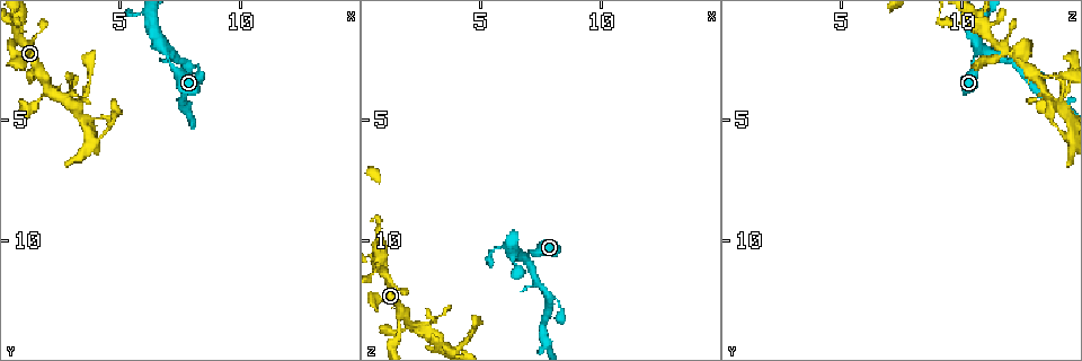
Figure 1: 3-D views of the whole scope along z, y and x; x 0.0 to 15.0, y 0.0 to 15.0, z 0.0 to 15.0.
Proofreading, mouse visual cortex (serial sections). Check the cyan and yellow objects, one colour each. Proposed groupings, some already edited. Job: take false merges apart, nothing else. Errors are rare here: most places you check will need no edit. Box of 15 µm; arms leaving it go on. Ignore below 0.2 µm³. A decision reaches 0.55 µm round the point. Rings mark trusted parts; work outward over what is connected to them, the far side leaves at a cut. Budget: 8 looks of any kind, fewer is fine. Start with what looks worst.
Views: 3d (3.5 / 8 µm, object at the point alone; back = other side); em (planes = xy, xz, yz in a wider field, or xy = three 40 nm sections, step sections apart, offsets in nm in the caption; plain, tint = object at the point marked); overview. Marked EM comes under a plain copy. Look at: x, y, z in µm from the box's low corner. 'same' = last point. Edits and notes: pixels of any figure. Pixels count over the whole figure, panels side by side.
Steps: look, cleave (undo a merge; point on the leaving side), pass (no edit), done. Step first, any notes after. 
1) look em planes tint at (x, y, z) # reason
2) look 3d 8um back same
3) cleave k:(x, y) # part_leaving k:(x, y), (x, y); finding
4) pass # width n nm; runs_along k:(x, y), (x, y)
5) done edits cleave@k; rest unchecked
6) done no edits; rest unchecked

look 3d 3.5um at (1.7, 3.3, 13.0)

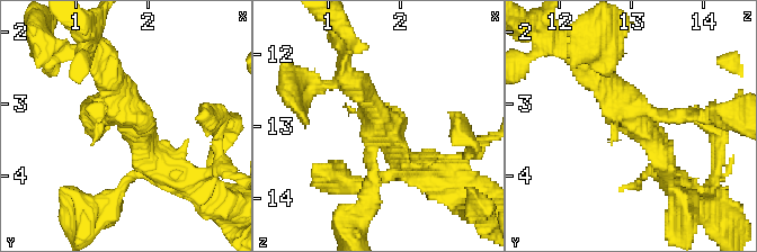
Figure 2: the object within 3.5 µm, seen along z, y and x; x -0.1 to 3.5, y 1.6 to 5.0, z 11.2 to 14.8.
look em xy step 3 tint at (1.80, 3.20, 13.05) # now the EM

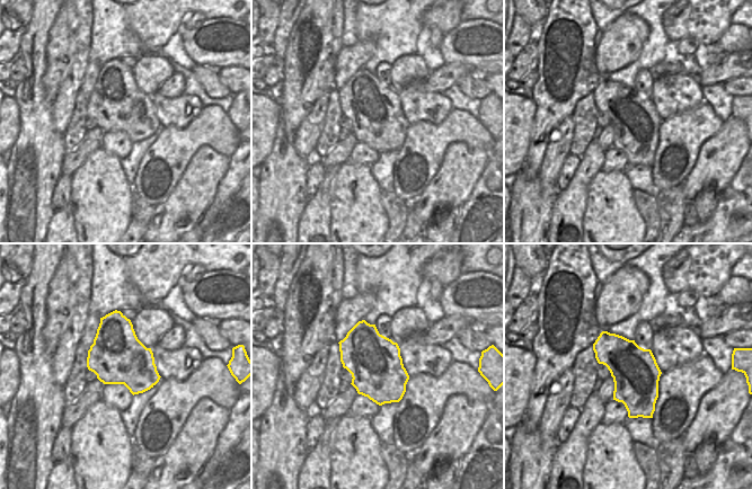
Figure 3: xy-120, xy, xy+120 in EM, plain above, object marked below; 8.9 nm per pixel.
pass # width 480 nm; runs_along 2:(595, 62), (667, 170); continuous, no second cell

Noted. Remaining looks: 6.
look 3d 3.5um back at (3.2, 4.4, 14.1)

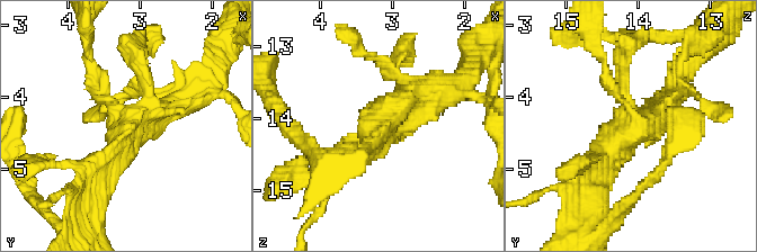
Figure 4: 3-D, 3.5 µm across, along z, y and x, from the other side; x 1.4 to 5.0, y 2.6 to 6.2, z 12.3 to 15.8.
look em xy step 2 tint at (3.15, 4.40, 14.05)

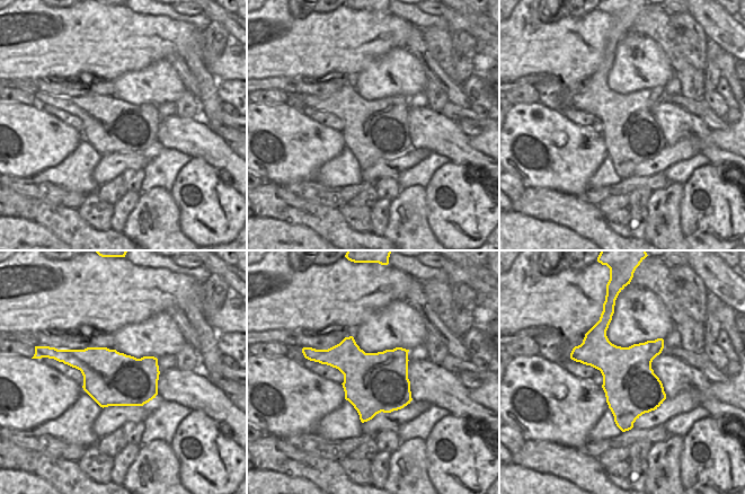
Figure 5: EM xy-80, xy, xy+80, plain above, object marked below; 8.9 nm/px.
pass # runs_along 4:(185, 97), (123, 135), (103, 183); all the same cell

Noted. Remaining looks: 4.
look 3d 3.5um at (7.0, 2.2, 10.6) # side arm on a straight run

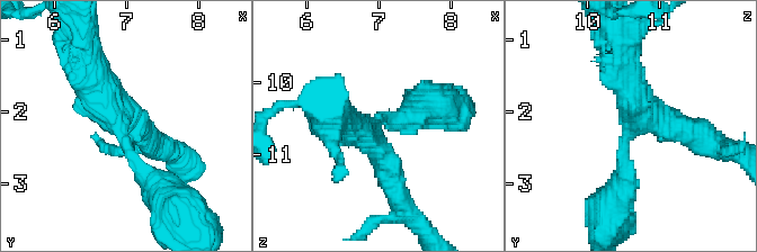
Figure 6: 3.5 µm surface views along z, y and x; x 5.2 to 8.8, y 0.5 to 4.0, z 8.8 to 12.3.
look em xy step 2 tint at (6.85, 2.15, 10.70) # arms 3; arm_widths 250, 350, 450 nm

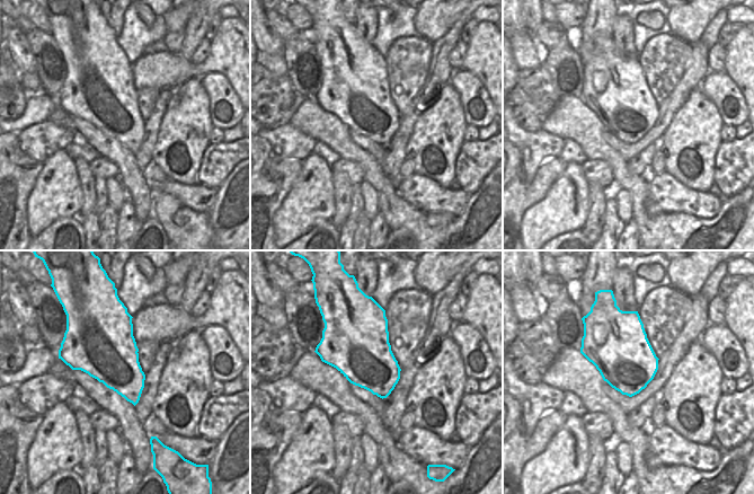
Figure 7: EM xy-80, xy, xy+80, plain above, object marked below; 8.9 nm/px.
pass # runs_along 6:(156, 183), (124, 145), (83, 59); all the same cell

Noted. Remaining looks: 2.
done no edits; rest unchecked

